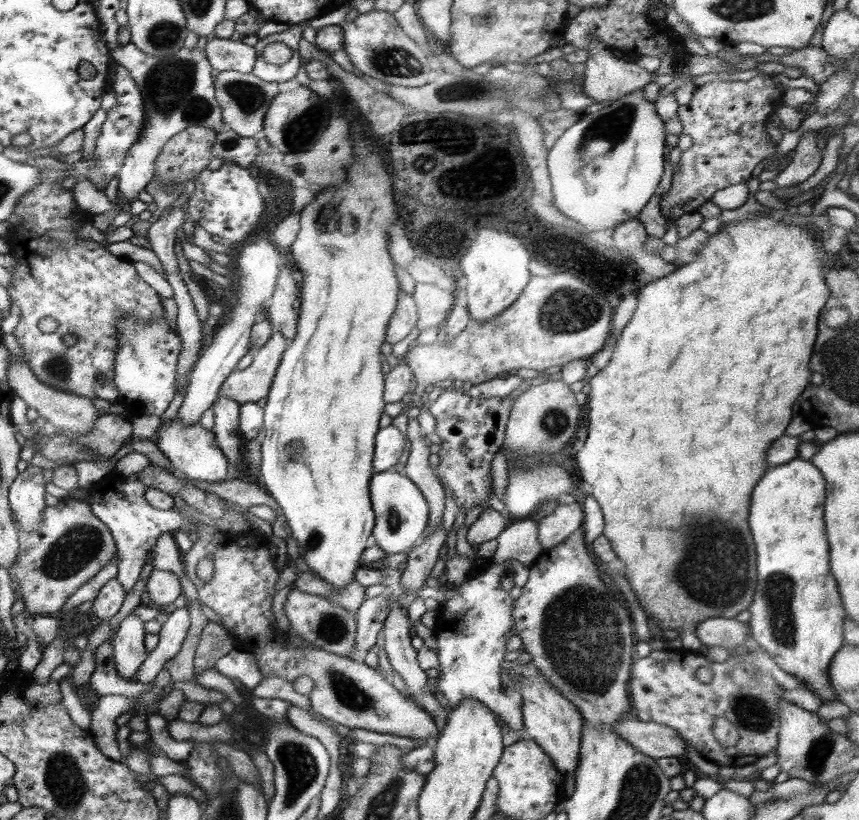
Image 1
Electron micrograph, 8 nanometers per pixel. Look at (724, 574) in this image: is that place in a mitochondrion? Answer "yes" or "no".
yes

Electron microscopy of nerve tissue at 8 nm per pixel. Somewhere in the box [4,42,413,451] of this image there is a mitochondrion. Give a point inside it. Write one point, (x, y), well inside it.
(172, 85)

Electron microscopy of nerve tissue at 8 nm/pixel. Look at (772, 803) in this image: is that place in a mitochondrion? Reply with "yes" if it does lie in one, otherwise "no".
yes

